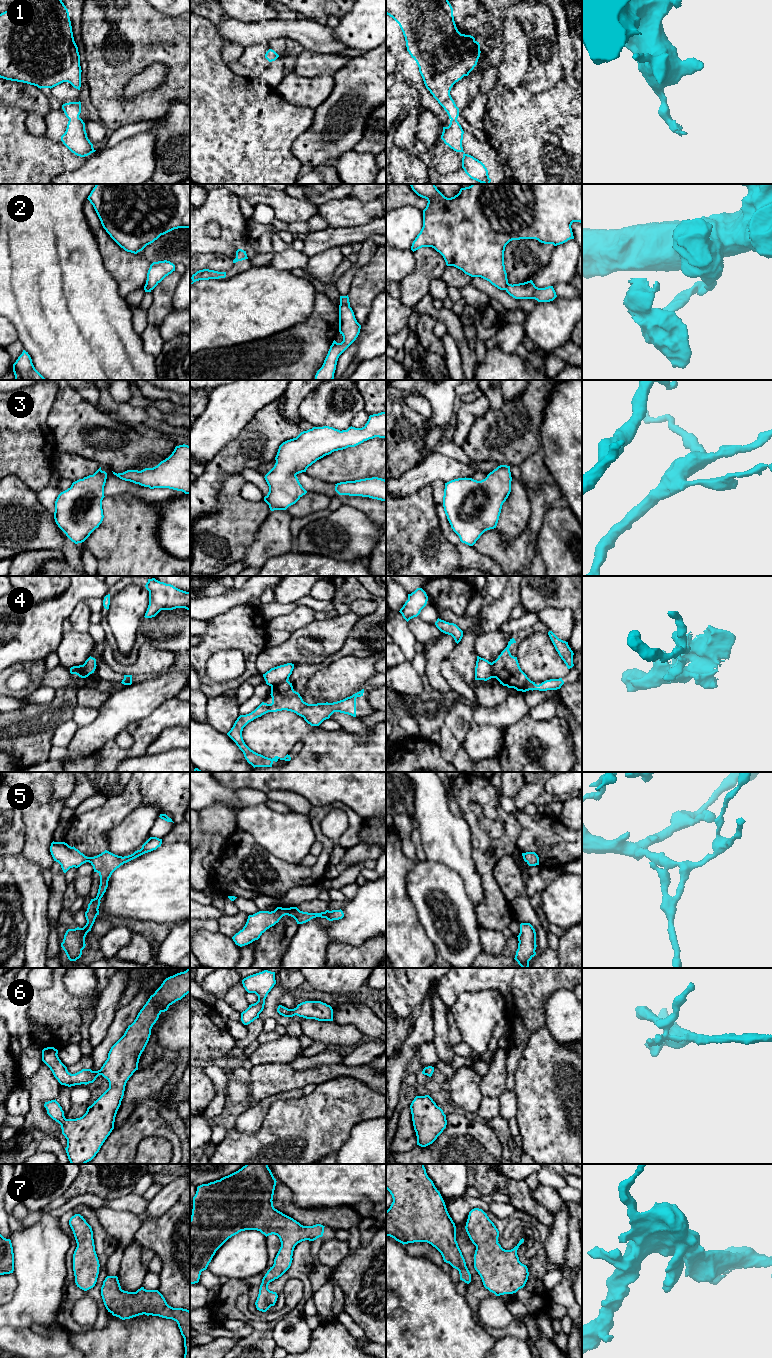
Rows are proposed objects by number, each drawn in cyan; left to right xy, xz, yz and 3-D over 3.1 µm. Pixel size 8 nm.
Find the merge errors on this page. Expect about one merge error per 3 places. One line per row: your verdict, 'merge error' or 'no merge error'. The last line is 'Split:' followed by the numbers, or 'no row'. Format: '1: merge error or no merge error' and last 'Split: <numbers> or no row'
1: no merge error
2: merge error
3: no merge error
4: merge error
5: no merge error
6: no merge error
7: no merge error
Split: 2, 4

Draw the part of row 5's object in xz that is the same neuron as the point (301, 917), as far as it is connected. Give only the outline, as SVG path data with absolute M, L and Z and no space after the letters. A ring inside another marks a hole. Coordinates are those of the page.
M277 907L271 912L259 911L253 915L249 915L243 929L236 933L232 939L235 944L240 947L248 945L258 940L267 929L278 923L285 915L293 917L297 924L306 923L316 917L326 918L329 921L339 920L344 917L344 913L341 909L332 911L326 910L321 913L308 913L300 911L297 907Z

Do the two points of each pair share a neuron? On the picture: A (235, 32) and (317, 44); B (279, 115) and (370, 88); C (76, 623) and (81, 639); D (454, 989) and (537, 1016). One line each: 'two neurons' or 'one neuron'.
A: one neuron
B: two neurons
C: two neurons
D: one neuron

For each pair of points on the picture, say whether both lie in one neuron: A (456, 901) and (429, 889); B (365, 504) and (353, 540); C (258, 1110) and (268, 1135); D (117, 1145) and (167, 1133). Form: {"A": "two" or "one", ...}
{"A": "one", "B": "two", "C": "two", "D": "one"}

